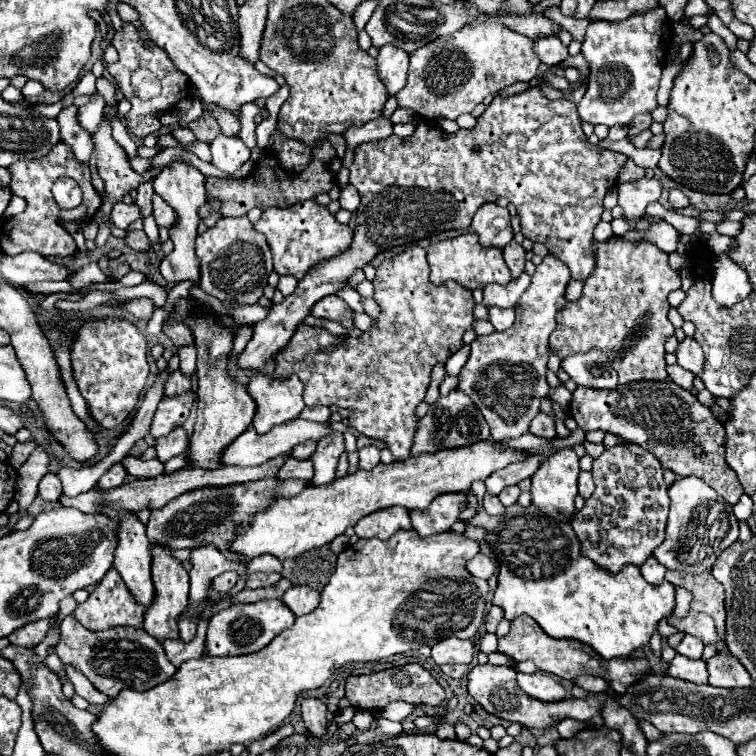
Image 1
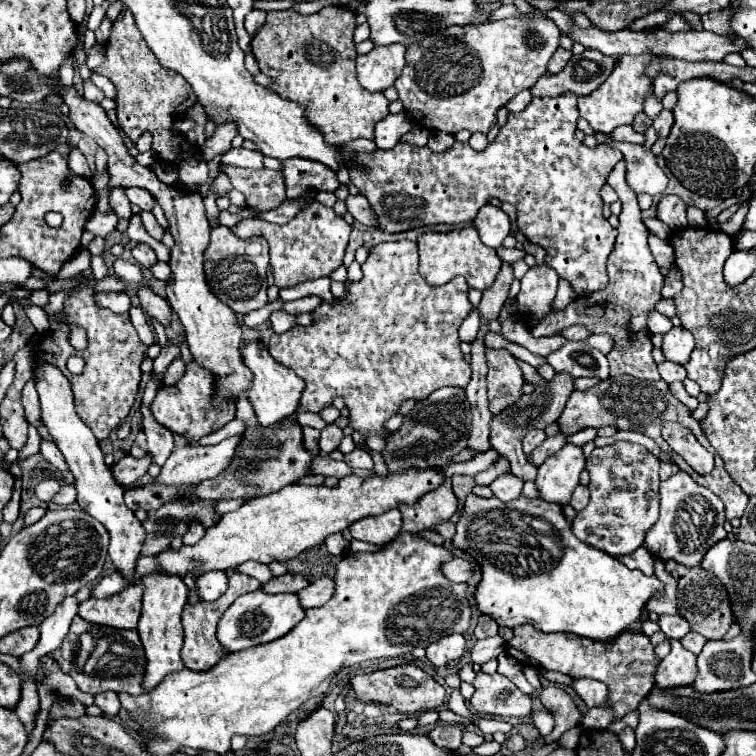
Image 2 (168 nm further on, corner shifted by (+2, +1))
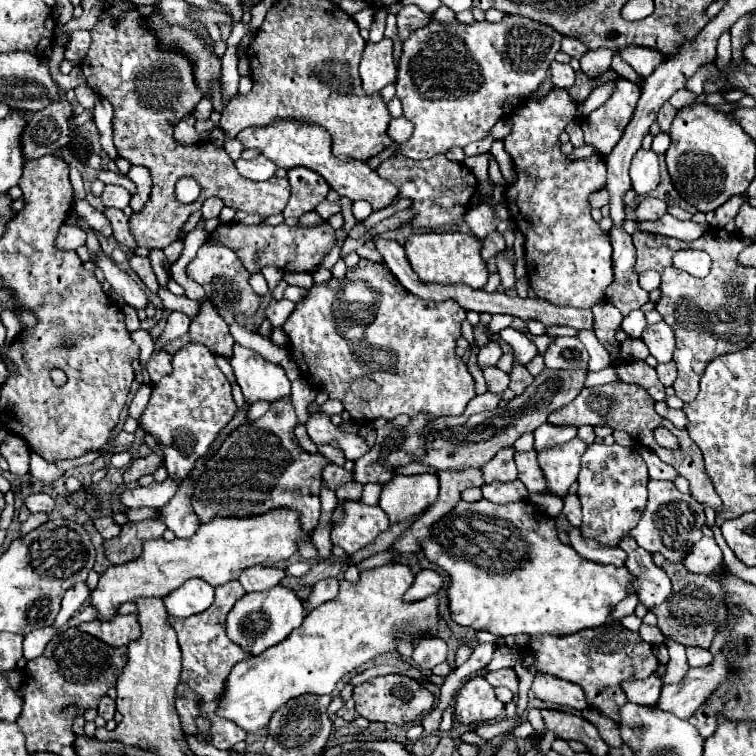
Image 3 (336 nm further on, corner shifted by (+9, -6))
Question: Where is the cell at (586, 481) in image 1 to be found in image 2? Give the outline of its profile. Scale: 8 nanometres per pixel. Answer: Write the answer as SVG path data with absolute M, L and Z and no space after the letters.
M579 485L579 487L573 491L569 505L571 505L575 511L581 511L581 509L585 509L587 503L589 503L589 489L583 487L583 485Z

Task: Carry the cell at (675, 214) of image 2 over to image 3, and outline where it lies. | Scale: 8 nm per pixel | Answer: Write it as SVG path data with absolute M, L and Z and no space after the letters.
M644 198L638 208L636 208L636 216L638 220L660 220L668 210L668 204L664 200L658 198Z

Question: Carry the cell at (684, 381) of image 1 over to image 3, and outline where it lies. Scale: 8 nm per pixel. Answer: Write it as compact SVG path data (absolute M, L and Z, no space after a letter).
M674 362L658 364L658 366L656 366L656 372L658 372L658 380L660 380L664 386L672 386L672 384L674 384L674 380L676 380L676 364L674 364Z

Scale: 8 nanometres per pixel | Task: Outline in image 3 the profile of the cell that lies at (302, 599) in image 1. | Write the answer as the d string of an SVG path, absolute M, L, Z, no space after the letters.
M338 578L320 580L310 588L310 596L308 596L308 600L302 600L302 606L306 612L312 612L320 604L336 598L336 594L338 594Z

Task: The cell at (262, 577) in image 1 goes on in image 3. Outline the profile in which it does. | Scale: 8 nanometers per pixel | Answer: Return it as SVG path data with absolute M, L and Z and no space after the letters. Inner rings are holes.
M232 580L216 588L216 600L212 608L208 608L208 612L202 612L190 618L170 618L170 624L178 634L178 644L182 650L182 680L176 688L176 710L178 710L182 728L186 730L186 734L196 734L194 718L196 716L208 718L212 724L208 743L220 750L230 750L234 744L245 741L247 737L247 733L236 724L228 722L225 718L219 718L216 714L216 700L220 692L224 690L224 680L228 678L228 672L232 670L236 662L248 658L248 654L242 652L242 648L234 646L224 632L224 624L226 624L224 616L232 610L236 600L242 598L244 594L246 592L240 586L240 582ZM198 700L202 700L204 704L198 706L196 704Z

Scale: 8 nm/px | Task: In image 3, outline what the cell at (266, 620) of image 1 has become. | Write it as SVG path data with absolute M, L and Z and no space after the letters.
M274 586L266 592L244 594L226 618L226 634L228 638L238 644L246 654L256 656L262 654L266 648L282 642L294 628L298 628L304 620L306 612L302 600L284 586Z

